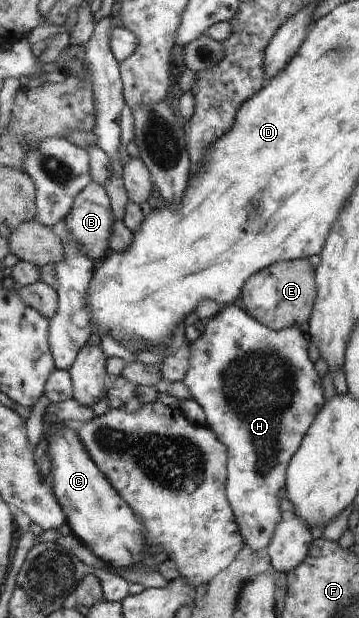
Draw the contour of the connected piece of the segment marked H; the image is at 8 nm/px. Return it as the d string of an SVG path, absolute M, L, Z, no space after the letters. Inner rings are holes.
M233 302L223 306L188 347L191 358L186 378L182 382L203 408L206 425L227 448L227 499L235 512L244 544L253 552L265 551L281 520L277 508L277 490L286 484L288 464L299 450L303 436L321 406L325 404L319 376L313 362L309 360L309 342L299 332L299 327L287 327L280 331L270 329L247 313L238 302Z

